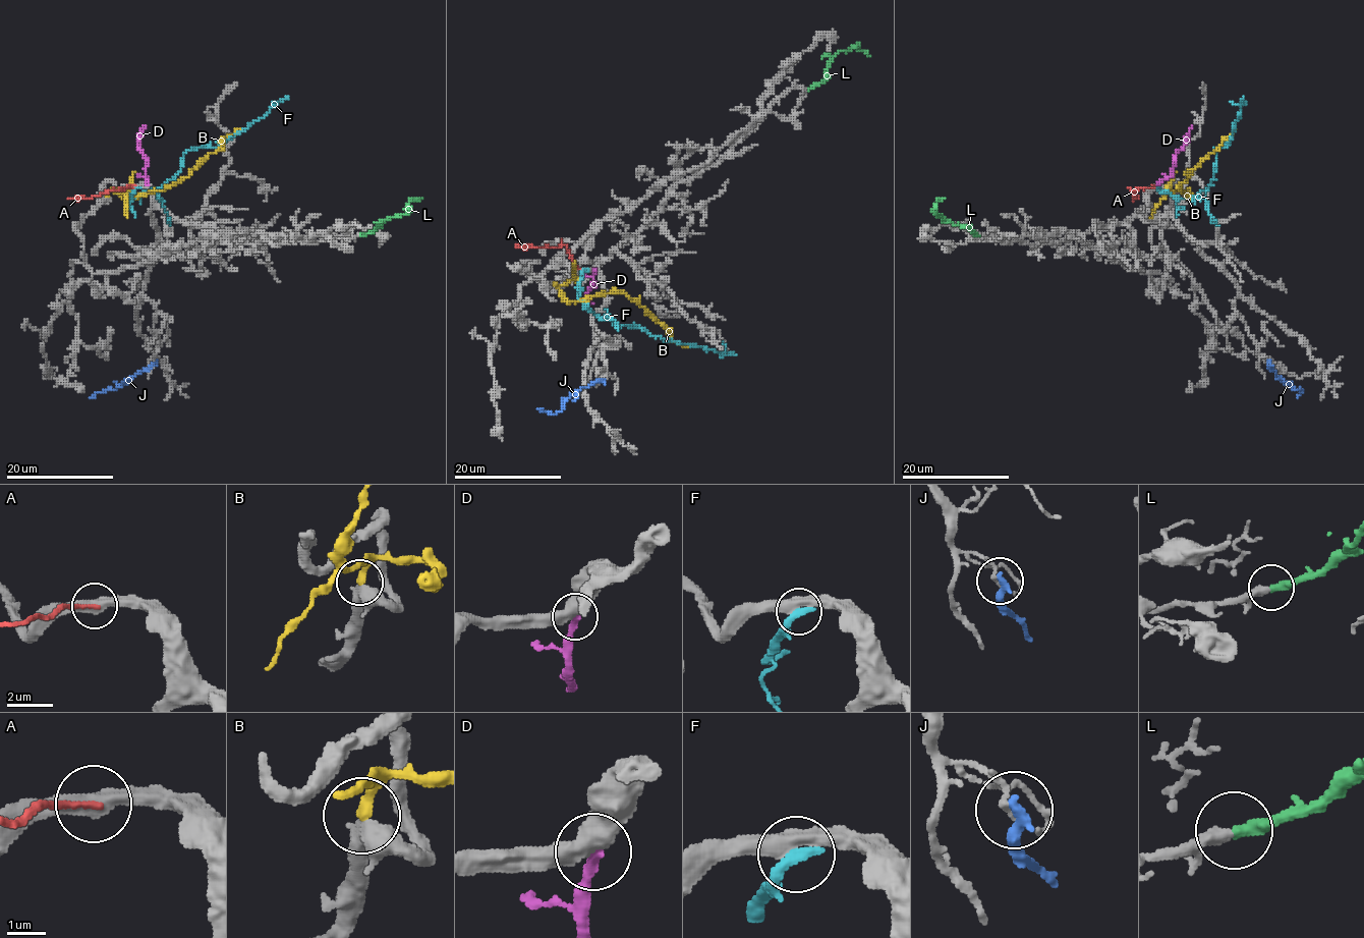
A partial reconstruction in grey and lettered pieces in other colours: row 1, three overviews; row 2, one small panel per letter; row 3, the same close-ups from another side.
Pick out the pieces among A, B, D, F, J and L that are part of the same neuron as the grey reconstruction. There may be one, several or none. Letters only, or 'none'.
D, L

